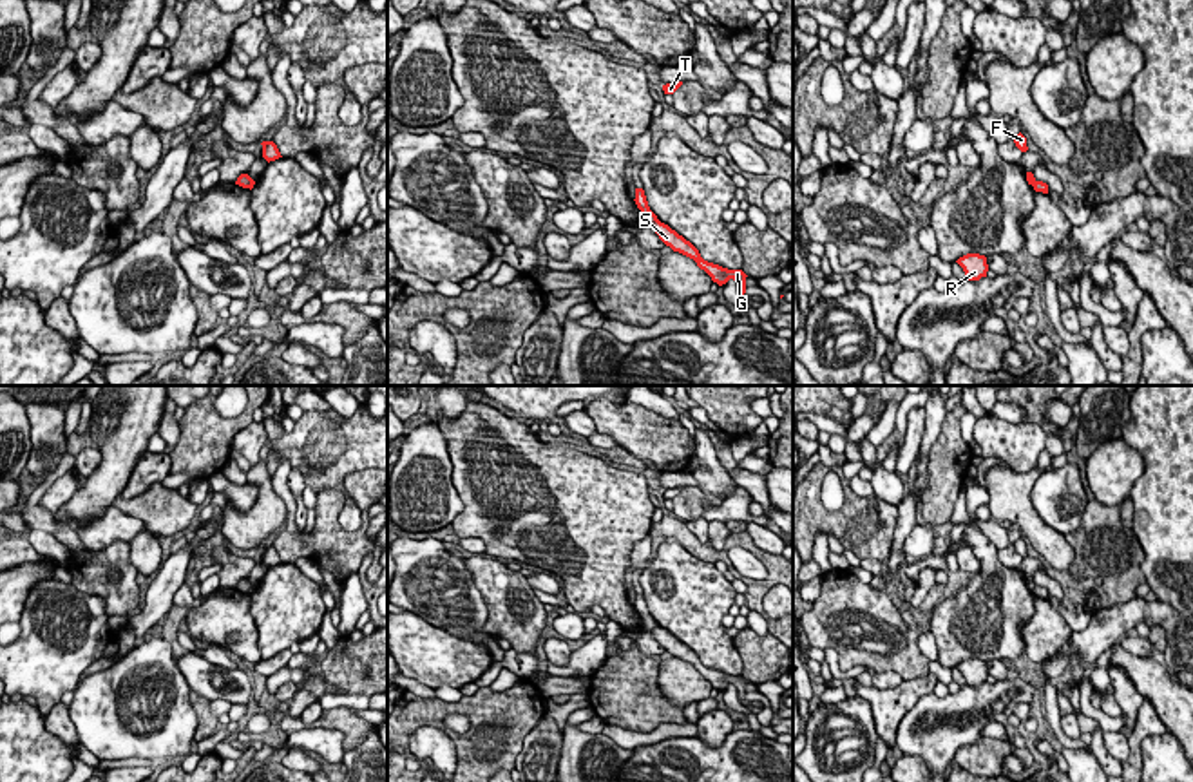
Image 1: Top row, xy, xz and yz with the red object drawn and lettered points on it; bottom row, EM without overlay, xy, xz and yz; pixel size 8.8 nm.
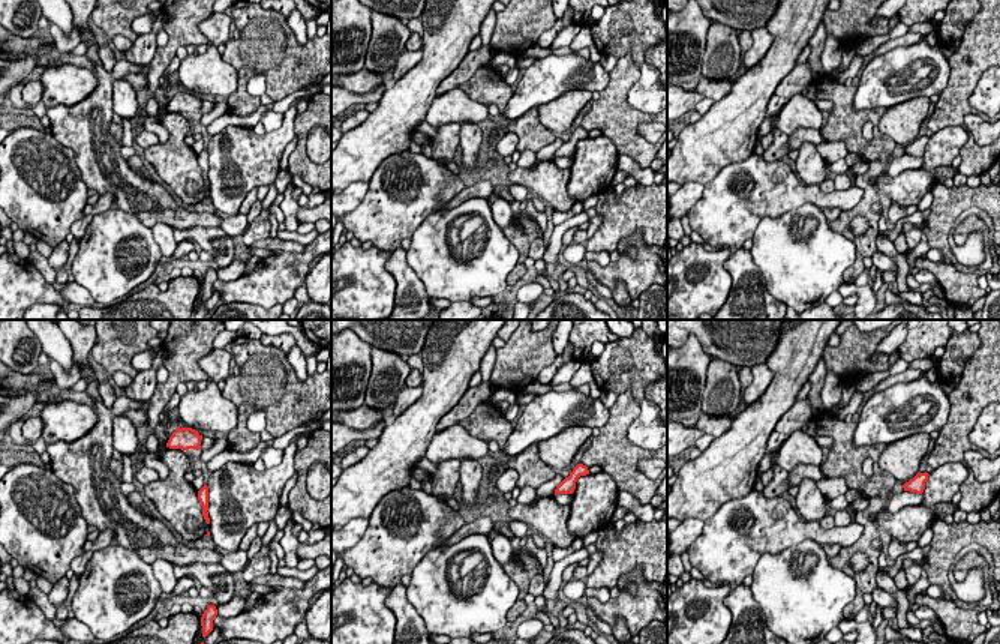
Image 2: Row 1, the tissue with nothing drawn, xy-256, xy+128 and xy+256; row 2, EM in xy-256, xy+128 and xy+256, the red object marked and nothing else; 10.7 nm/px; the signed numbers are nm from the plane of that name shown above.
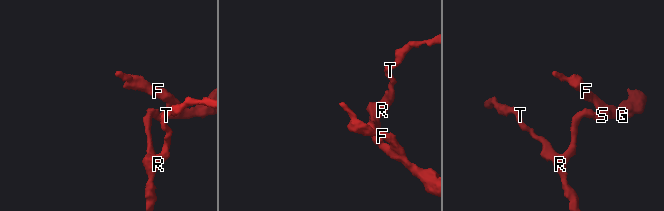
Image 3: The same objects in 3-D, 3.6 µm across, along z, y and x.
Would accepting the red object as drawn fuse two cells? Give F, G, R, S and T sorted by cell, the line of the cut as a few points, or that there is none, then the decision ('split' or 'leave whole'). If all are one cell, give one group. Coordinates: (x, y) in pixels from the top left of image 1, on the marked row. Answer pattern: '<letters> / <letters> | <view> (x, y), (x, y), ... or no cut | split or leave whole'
F G S / R T | xz (658, 219), (650, 225) | split

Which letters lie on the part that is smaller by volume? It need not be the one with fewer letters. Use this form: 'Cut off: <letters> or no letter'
Cut off: F, G, S

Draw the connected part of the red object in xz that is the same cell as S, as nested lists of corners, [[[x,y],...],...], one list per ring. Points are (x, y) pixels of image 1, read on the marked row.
[[[655,221],[652,224],[652,230],[659,235],[659,239],[670,246],[673,252],[679,252],[697,262],[701,270],[704,270],[713,282],[719,286],[726,284],[730,279],[737,282],[739,295],[744,297],[746,293],[746,273],[742,270],[728,270],[719,264],[708,262],[701,257],[699,250],[686,241],[682,235],[679,235],[675,230],[672,230],[668,224]]]

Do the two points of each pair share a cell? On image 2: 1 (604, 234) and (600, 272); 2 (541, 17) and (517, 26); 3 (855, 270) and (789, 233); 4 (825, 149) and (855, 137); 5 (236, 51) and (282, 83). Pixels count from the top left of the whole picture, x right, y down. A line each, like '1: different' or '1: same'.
1: different
2: same
3: different
4: different
5: same

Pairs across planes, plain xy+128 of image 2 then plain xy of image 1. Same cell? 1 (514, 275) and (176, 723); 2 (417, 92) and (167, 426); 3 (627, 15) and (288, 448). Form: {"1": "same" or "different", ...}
{"1": "different", "2": "different", "3": "same"}

